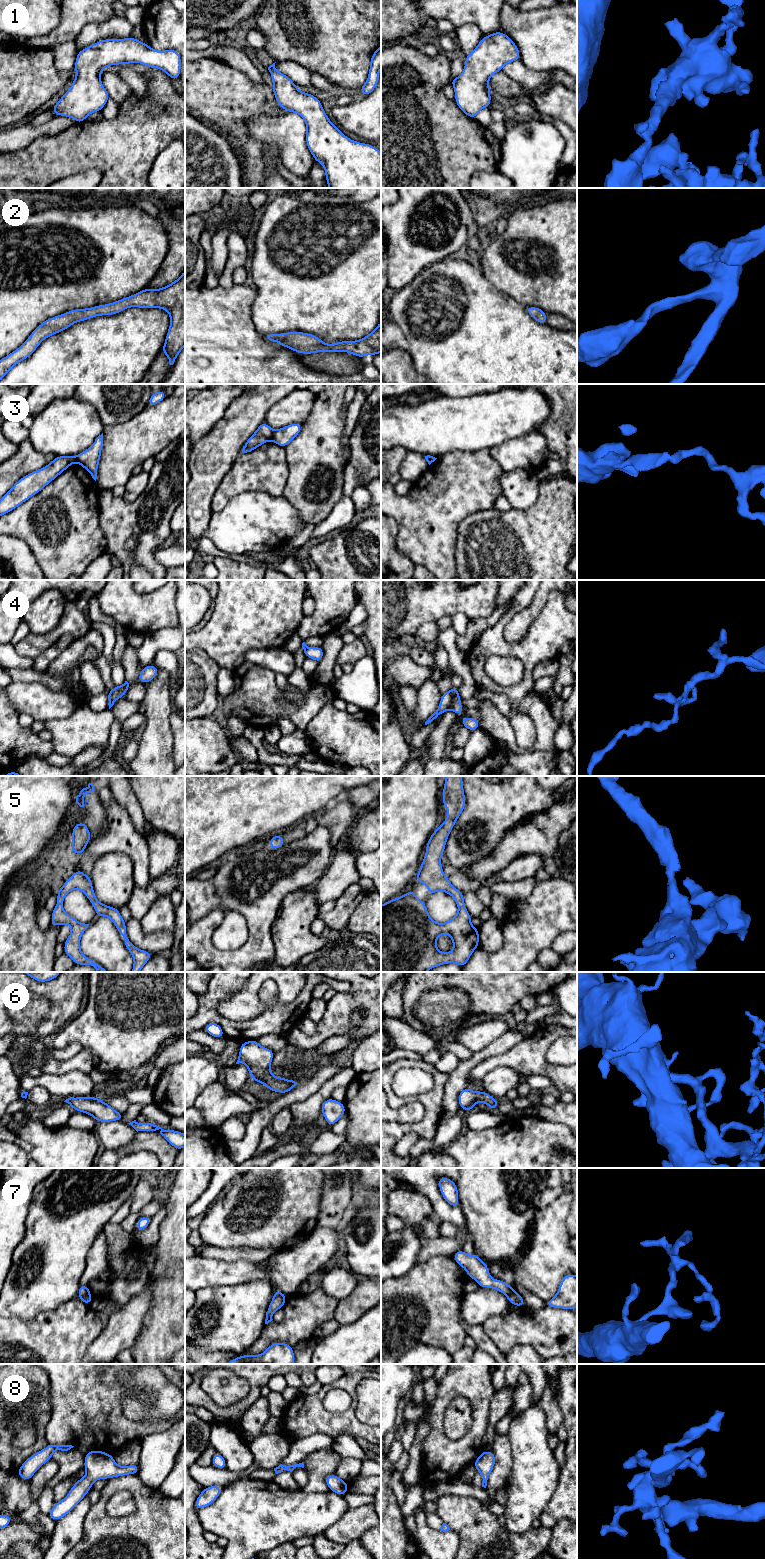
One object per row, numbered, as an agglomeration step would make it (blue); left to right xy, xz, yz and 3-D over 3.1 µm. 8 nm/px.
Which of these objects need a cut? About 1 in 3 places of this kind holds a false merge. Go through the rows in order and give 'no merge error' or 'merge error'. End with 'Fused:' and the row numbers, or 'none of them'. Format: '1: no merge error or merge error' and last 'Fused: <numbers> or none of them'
1: no merge error
2: no merge error
3: merge error
4: merge error
5: no merge error
6: no merge error
7: merge error
8: no merge error
Fused: 3, 4, 7

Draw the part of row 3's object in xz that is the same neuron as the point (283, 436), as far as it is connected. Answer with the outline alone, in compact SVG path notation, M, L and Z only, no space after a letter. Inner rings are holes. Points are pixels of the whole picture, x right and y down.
M292 423L273 432L272 441L285 448L302 430L302 423Z

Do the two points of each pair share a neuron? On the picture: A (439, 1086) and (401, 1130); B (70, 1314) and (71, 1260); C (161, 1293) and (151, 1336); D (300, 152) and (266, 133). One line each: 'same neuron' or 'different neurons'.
A: same neuron
B: different neurons
C: same neuron
D: same neuron

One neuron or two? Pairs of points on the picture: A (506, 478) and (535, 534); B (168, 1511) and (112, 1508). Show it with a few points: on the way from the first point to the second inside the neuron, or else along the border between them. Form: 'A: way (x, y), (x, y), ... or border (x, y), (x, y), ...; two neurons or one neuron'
A: border (538, 492), (536, 500), (529, 507), (513, 508); two neurons
B: border (129, 1491), (135, 1510), (130, 1514), (113, 1517); two neurons

